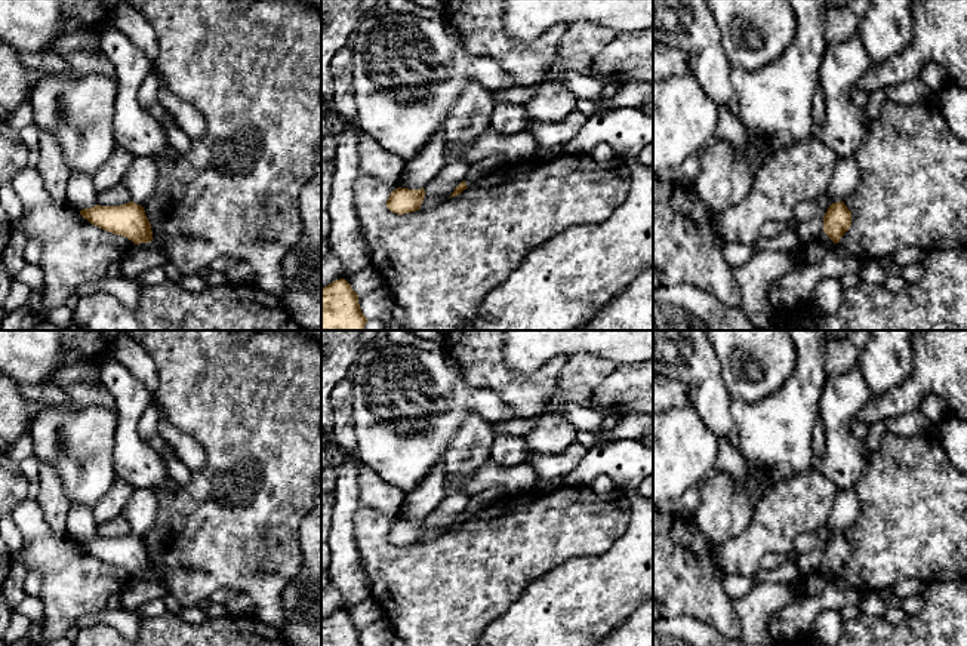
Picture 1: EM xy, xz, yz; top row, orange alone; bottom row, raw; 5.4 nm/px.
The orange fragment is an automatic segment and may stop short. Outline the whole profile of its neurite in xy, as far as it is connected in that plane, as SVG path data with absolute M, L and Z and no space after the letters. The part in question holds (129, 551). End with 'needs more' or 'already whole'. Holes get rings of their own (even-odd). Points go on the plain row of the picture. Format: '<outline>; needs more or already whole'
M133 533L120 538L96 536L80 542L80 547L108 565L127 569L135 576L153 572L153 562L145 542Z; already whole

